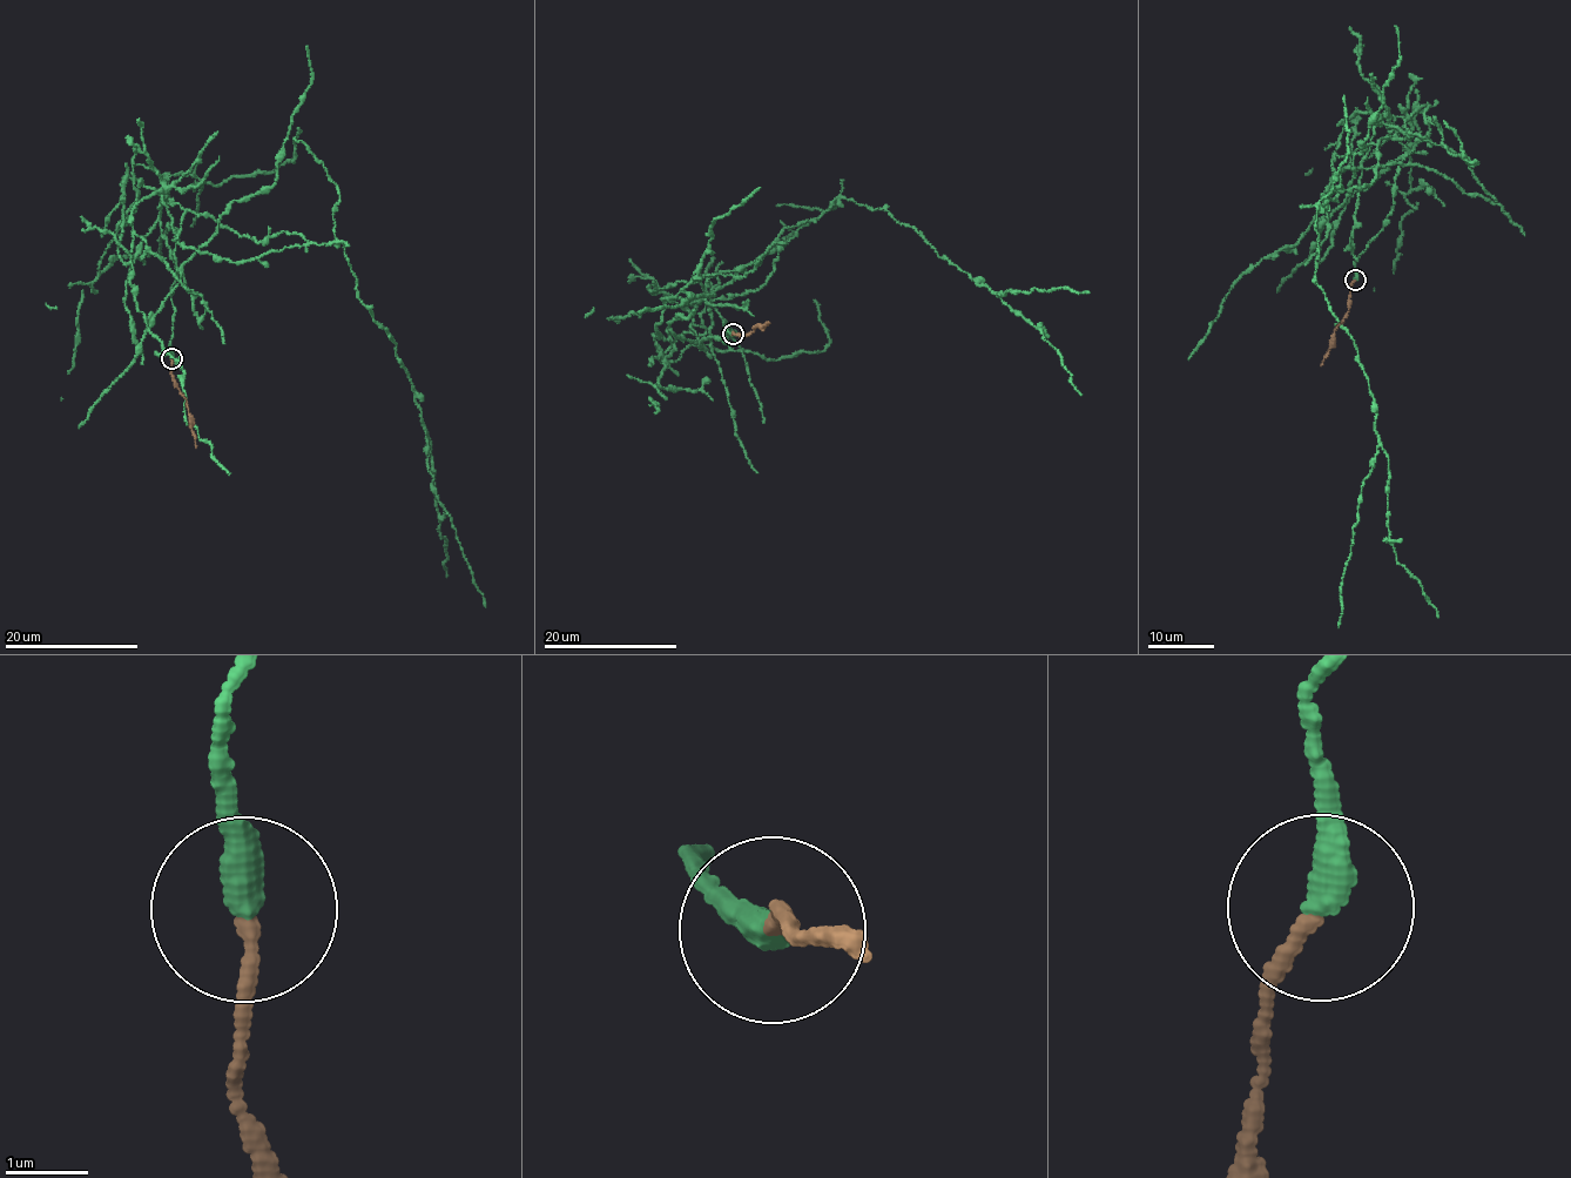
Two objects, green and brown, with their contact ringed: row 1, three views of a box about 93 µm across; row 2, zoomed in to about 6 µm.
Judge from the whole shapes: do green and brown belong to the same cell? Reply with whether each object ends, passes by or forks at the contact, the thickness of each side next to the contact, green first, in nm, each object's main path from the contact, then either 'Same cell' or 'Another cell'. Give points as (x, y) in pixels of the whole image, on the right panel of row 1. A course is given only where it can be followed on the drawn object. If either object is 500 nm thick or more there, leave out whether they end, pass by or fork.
At the ring green ends. At the ring brown ends. Thickness 400 nm (green) against 190 nm. Course of green: (1355, 280), (1391, 213), (1395, 136), (1369, 183), (1316, 206), (1315, 282), (1354, 340), (1379, 444), (1339, 627). Course of brown: (1355, 281), (1350, 287), (1349, 305), (1321, 365). Another cell

